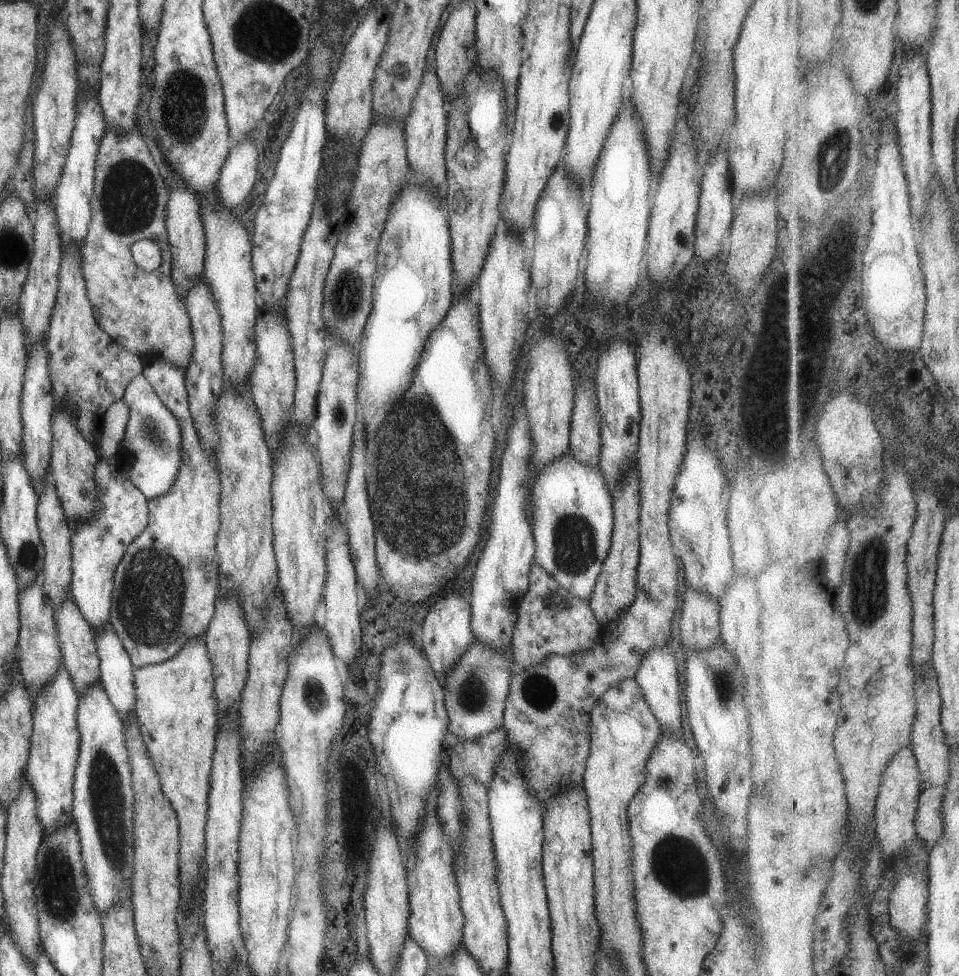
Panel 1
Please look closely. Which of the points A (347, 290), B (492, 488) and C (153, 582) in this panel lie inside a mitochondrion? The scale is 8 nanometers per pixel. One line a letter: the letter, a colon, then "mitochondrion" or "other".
A: mitochondrion
B: other
C: mitochondrion

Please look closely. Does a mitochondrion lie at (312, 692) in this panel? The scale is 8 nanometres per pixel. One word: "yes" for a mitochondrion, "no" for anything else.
no

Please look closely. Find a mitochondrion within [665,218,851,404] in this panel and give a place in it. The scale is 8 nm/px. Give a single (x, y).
(778, 325)

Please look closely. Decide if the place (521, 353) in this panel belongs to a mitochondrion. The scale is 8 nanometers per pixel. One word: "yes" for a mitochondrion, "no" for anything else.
no

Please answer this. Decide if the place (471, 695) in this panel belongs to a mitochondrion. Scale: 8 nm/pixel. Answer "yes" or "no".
yes

